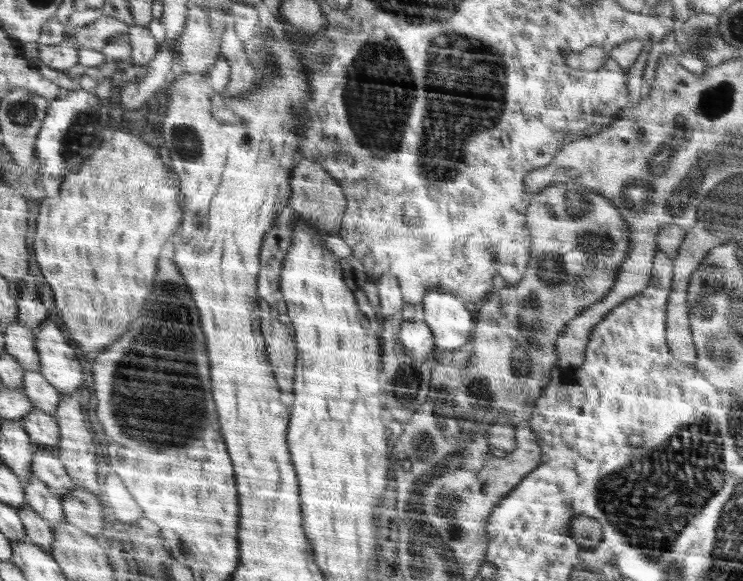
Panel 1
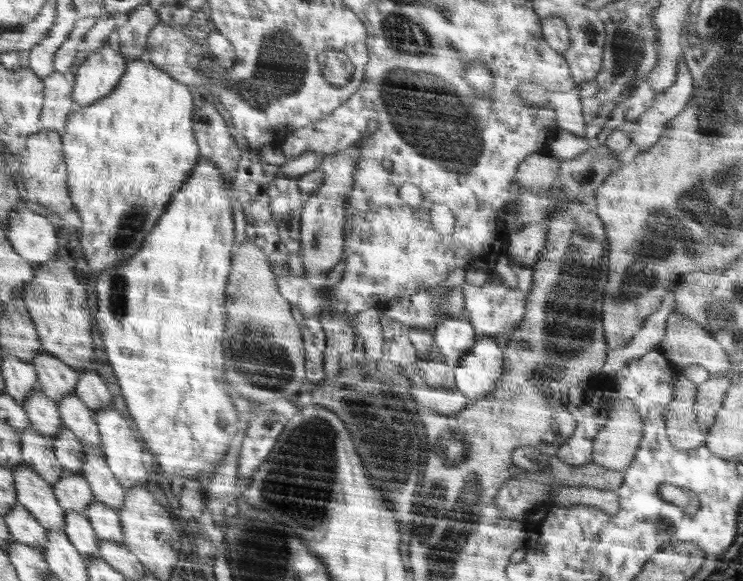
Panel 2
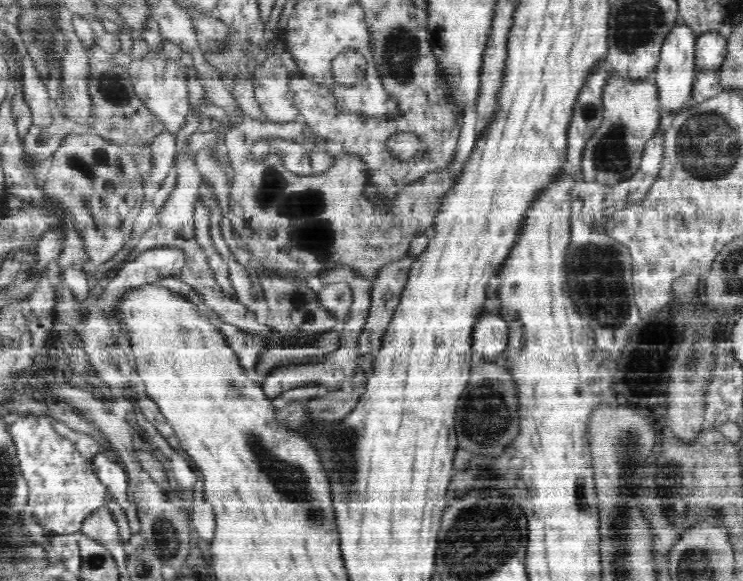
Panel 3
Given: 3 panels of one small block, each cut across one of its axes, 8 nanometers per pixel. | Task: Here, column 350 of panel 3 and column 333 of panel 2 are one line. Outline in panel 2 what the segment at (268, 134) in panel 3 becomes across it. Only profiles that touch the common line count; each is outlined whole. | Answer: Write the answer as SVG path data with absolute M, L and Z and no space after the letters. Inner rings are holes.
M351 146L334 154L305 152L279 166L279 175L297 179L305 193L300 223L300 258L306 275L322 277L340 263L346 247L348 194L355 186L355 170L363 156L362 146Z

